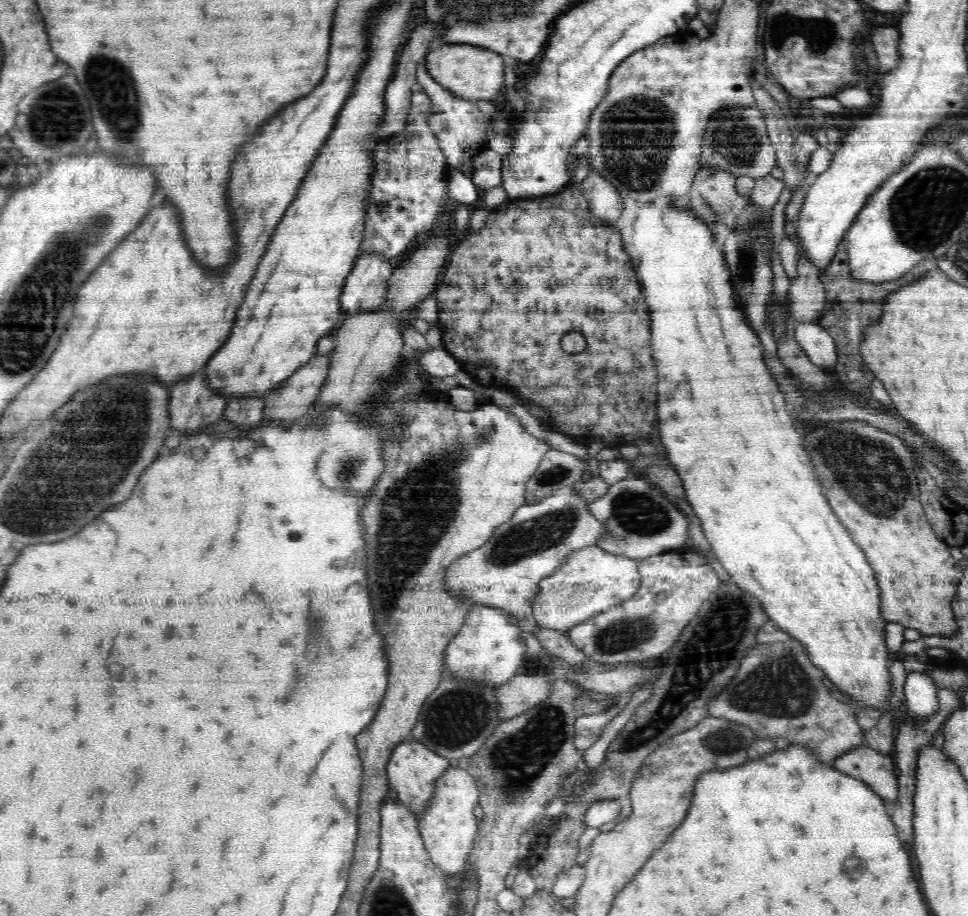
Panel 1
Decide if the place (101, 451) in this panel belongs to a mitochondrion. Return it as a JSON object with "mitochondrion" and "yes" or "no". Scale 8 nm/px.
{"mitochondrion":"yes"}

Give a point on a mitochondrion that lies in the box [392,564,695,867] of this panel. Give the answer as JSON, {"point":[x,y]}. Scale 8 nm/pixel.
{"point":[519,758]}

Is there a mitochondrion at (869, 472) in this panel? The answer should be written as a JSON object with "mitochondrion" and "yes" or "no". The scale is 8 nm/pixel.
{"mitochondrion":"yes"}

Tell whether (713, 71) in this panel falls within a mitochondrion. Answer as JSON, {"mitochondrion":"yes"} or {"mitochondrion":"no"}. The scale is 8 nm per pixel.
{"mitochondrion":"no"}

